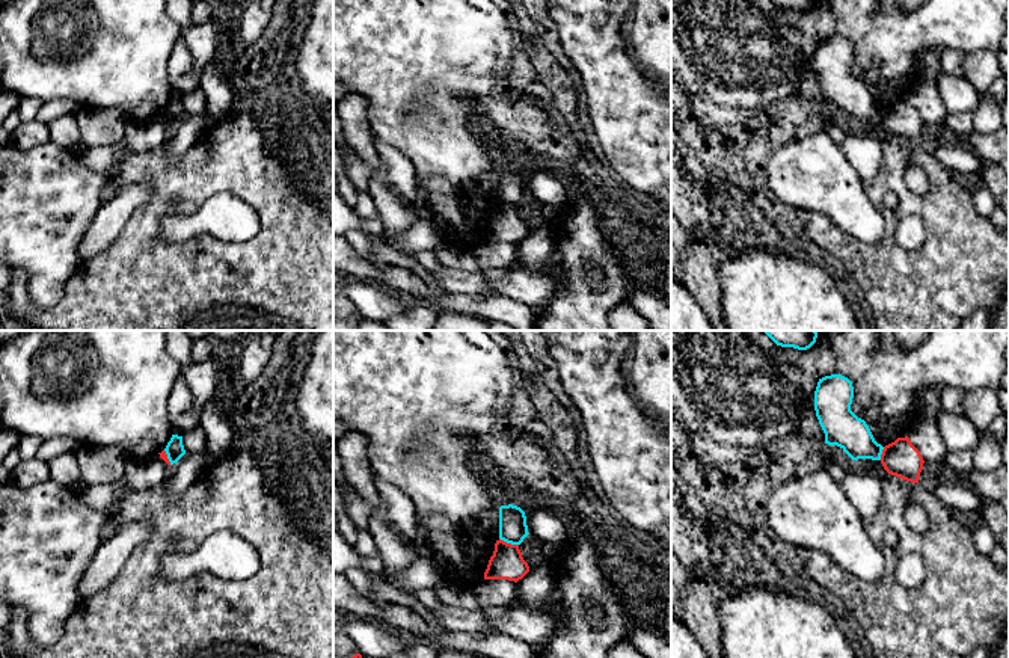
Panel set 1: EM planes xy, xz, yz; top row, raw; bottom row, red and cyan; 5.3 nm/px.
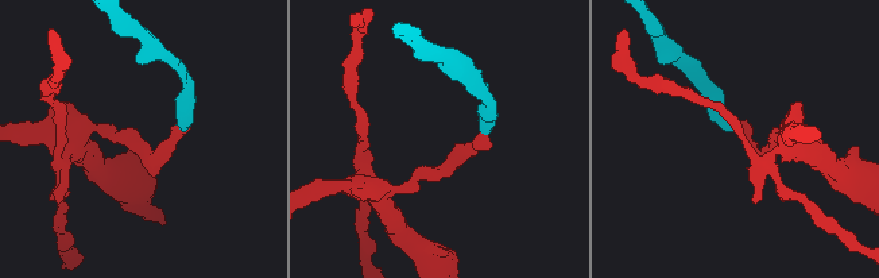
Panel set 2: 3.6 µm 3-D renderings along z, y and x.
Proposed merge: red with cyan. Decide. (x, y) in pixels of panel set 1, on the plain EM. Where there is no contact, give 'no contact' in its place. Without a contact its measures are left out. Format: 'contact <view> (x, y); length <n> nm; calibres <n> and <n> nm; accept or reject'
contact xz (509, 206); length 110 nm; calibres 180 and 150 nm; reject

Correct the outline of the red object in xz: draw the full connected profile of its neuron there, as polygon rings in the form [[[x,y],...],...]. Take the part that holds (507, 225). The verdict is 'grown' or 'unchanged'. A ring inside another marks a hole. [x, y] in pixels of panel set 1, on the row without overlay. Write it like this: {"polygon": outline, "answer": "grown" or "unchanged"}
{"polygon": [[[496,202],[493,217],[484,234],[484,241],[508,241],[517,244],[529,234],[519,207]]], "answer": "unchanged"}

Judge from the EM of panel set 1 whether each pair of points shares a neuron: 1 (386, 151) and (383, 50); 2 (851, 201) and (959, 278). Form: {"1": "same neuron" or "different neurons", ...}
{"1": "different neurons", "2": "different neurons"}

